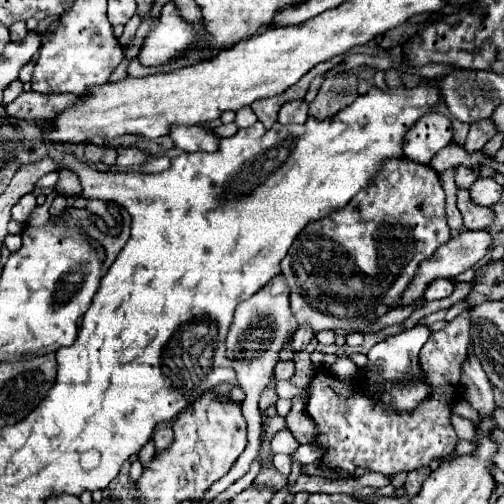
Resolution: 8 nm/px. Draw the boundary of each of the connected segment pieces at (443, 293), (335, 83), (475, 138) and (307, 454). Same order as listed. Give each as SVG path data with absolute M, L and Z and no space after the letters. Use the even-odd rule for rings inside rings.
M434 280L426 288L424 298L426 300L442 300L442 298L446 298L446 296L450 296L454 292L454 286L456 286L454 280Z
M334 76L324 80L318 96L308 104L308 114L316 120L326 120L338 114L342 108L356 100L356 78L354 76Z
M480 120L476 124L470 126L470 132L468 132L468 138L464 142L464 150L466 152L478 152L482 150L482 146L496 134L496 128L490 120Z
M302 444L302 446L292 454L292 458L298 460L302 466L314 464L314 462L318 462L322 456L324 456L324 448L322 448L320 444Z

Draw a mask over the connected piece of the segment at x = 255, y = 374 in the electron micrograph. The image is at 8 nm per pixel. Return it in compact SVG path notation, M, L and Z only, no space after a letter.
M282 274L272 278L262 290L258 290L254 296L250 296L248 300L236 306L234 320L226 336L226 358L232 362L236 380L244 388L248 398L248 404L242 406L244 418L248 422L248 446L244 454L240 456L240 460L232 466L232 476L234 476L232 484L248 472L250 462L258 456L260 432L262 432L262 416L258 410L258 398L274 374L274 366L280 360L280 350L294 336L292 332L296 332L296 324L298 322L290 310L290 288Z

